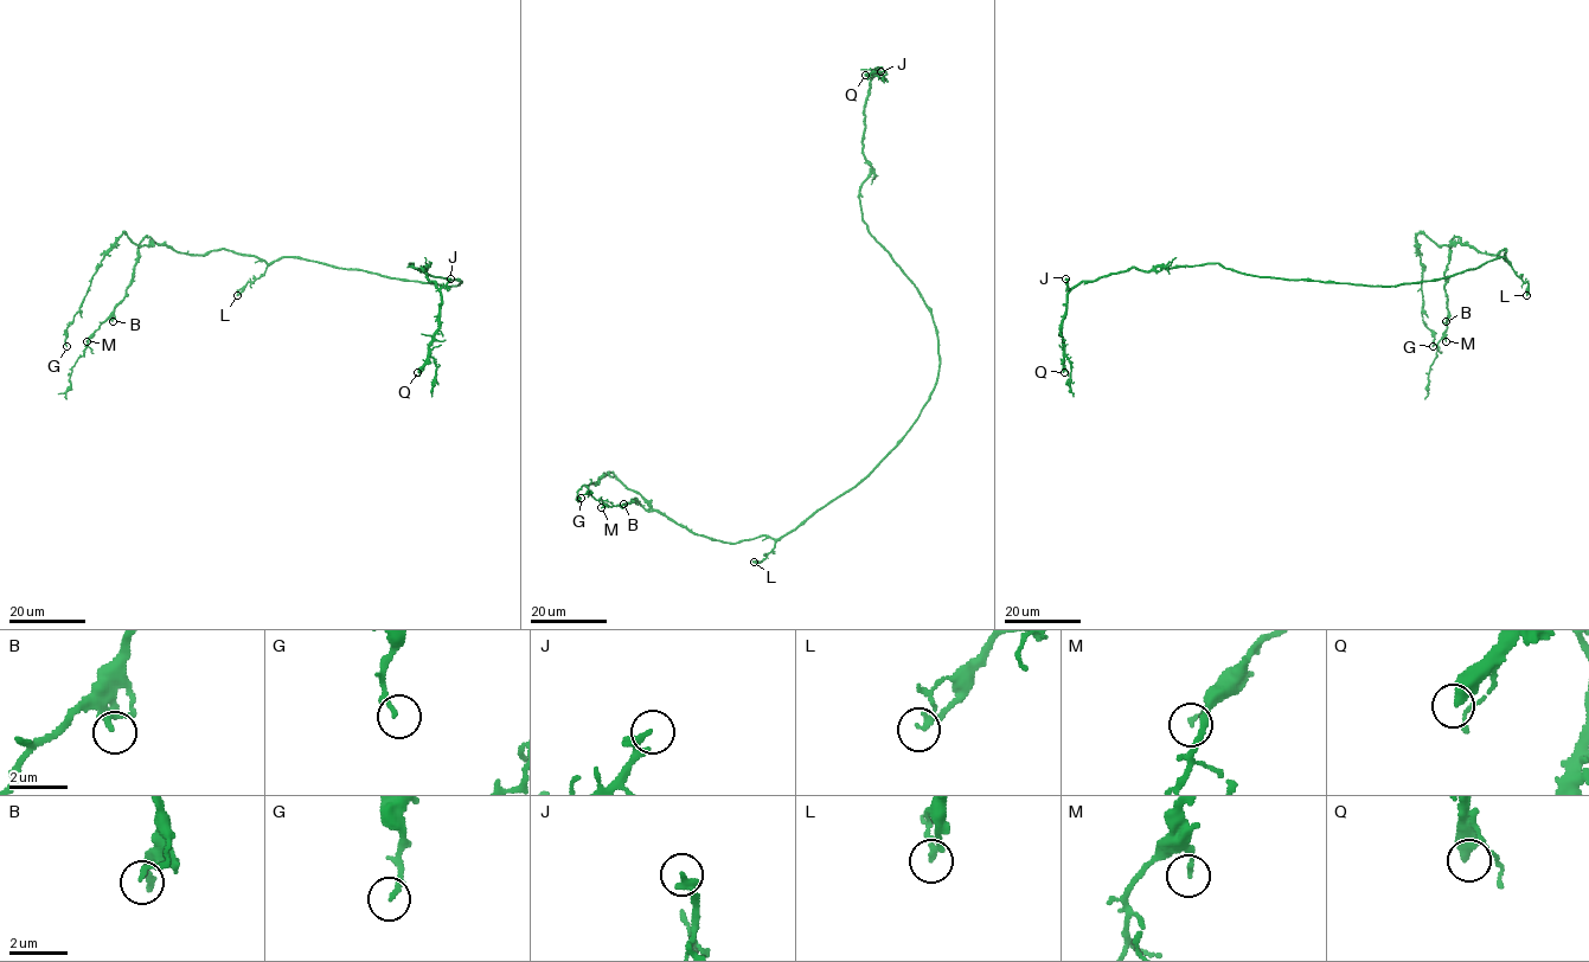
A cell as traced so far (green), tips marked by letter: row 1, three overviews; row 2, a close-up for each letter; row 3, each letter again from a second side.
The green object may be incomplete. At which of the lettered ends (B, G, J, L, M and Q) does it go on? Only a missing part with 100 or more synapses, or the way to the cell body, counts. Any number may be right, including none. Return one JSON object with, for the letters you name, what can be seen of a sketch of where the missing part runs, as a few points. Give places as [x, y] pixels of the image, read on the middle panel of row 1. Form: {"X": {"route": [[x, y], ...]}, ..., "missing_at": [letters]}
{"J": {"route": [[881, 71], [901, 68], [912, 56], [916, 39], [912, 29], [873, 27], [869, 21], [831, 33], [814, 33]]}, "L": {"route": [[754, 562], [715, 568], [705, 539], [694, 545], [687, 540]]}, "Q": {"route": [[865, 75], [845, 81], [865, 91], [851, 96], [871, 109], [882, 109], [888, 117]]}, "missing_at": ["J", "L", "Q"]}

